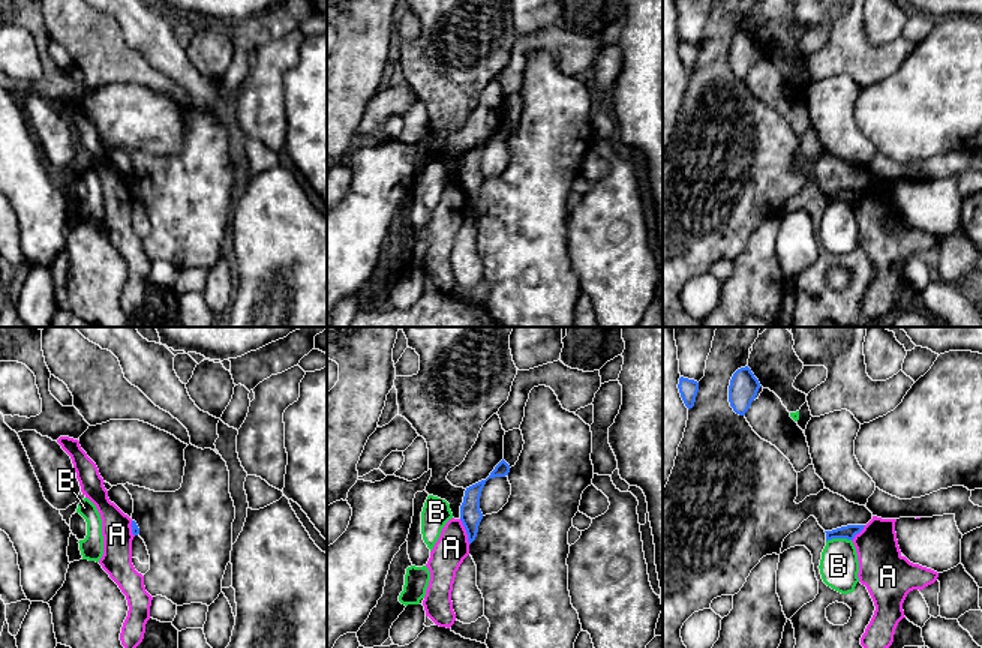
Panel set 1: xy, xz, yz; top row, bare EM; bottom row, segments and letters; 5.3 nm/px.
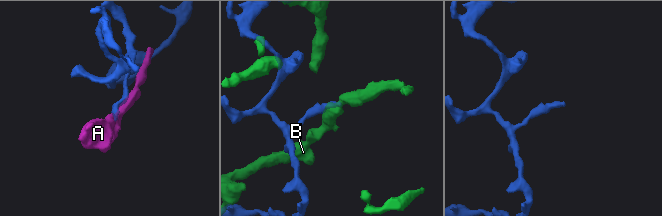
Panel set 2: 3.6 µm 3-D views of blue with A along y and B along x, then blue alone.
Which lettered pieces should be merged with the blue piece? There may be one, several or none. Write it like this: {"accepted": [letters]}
{"accepted": []}

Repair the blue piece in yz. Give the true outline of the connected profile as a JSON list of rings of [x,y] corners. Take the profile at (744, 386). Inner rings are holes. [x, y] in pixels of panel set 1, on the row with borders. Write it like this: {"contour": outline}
{"contour": [[[748,366],[738,369],[729,386],[729,402],[733,411],[745,416],[760,387],[759,380]]]}

